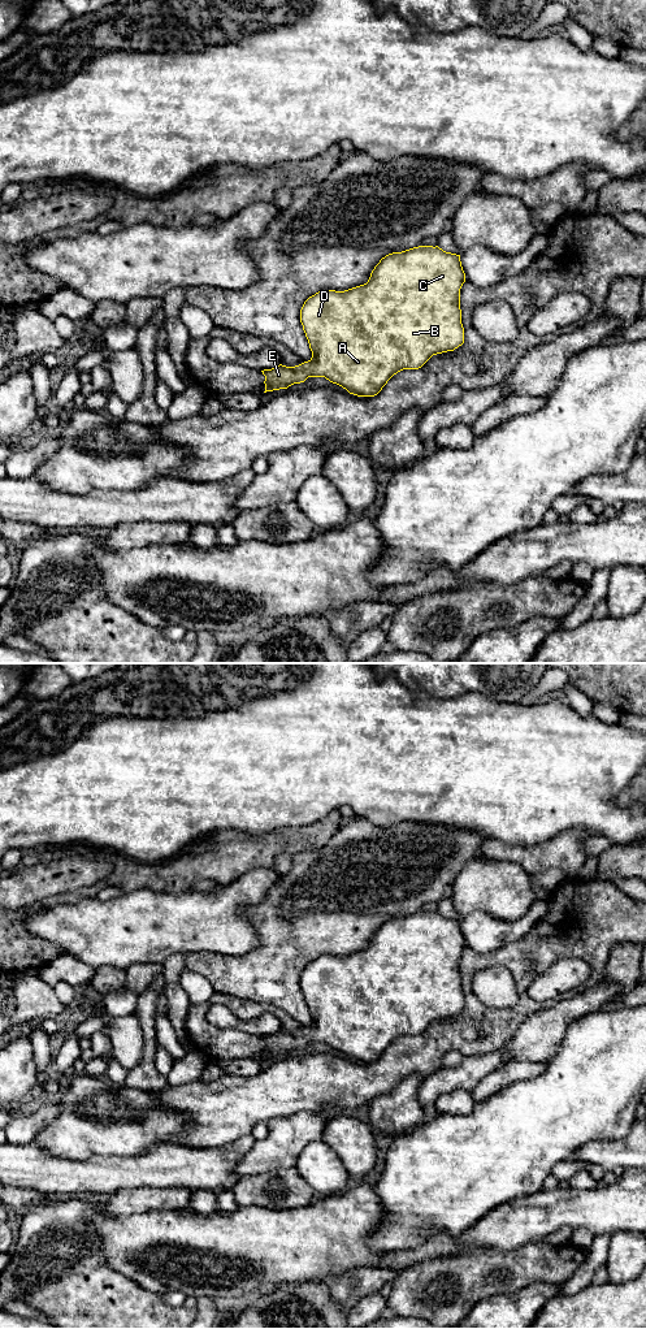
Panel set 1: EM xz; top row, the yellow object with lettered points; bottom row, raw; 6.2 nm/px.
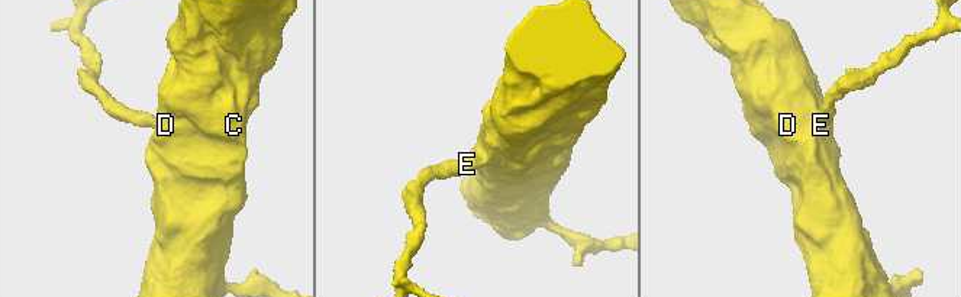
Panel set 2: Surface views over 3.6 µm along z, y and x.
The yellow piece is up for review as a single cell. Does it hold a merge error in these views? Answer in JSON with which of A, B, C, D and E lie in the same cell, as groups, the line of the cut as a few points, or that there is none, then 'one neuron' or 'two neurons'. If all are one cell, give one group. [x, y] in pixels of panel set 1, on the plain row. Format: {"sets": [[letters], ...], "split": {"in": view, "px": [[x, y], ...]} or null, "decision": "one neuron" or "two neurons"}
{"sets": [["A", "B", "C", "D", "E"]], "split": null, "decision": "one neuron"}

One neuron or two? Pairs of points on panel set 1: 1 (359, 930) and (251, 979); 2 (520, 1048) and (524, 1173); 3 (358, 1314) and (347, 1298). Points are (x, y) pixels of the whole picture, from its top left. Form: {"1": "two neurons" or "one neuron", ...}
{"1": "one neuron", "2": "two neurons", "3": "two neurons"}

